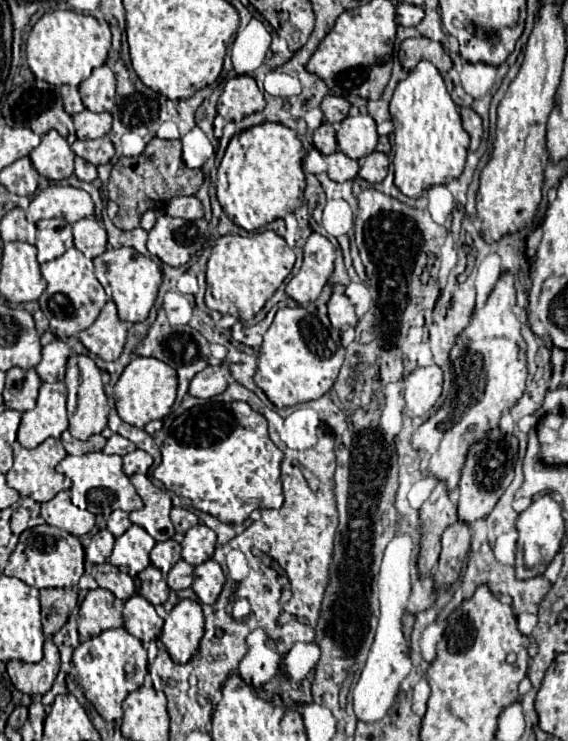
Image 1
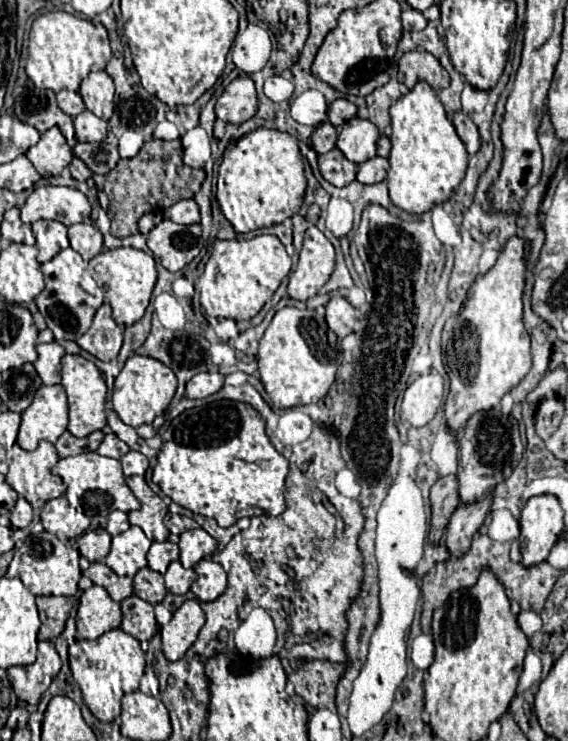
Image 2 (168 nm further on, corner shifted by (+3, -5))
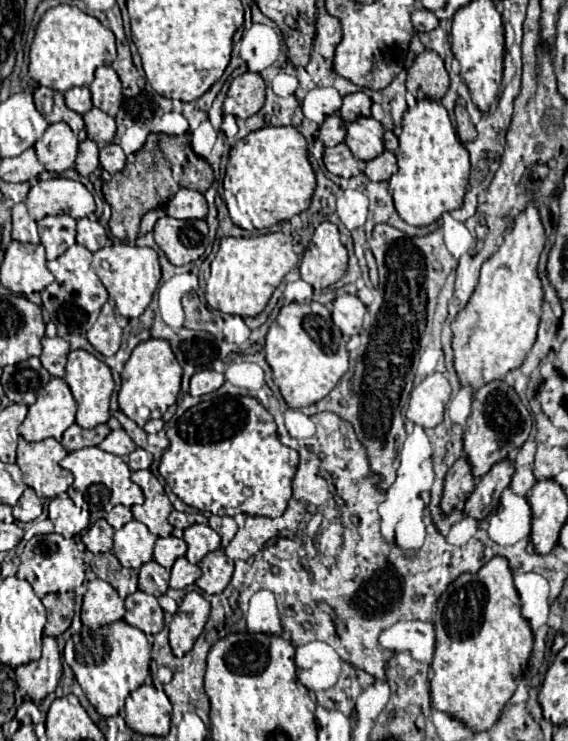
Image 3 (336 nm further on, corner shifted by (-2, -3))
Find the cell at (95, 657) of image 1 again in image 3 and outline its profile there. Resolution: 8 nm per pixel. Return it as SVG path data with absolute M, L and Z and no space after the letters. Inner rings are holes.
M118 620L94 632L84 628L80 634L74 634L64 646L64 660L98 714L116 716L124 708L126 696L142 686L150 674L150 644L142 630Z

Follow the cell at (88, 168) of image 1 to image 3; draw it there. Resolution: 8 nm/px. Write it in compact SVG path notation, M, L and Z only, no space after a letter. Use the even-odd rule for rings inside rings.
M84 140L80 142L80 152L78 152L78 158L76 158L76 170L82 174L82 176L90 176L96 168L98 168L98 144L92 142L92 140Z

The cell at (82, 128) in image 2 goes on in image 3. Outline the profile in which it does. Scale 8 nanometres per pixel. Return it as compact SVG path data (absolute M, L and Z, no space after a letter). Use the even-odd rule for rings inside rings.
M92 108L84 114L88 138L96 144L110 144L116 134L116 120L102 112L100 108Z

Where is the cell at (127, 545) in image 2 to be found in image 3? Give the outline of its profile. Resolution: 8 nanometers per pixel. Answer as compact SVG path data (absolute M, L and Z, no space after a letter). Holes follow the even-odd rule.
M132 520L114 532L114 554L122 566L138 570L152 560L154 542L156 536L142 522Z

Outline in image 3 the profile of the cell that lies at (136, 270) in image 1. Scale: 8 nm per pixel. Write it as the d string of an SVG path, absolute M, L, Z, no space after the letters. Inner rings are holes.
M122 242L114 246L106 246L94 254L92 268L102 280L110 298L114 300L116 314L126 318L138 318L148 308L160 282L158 254L152 248L140 248L140 246L130 246Z

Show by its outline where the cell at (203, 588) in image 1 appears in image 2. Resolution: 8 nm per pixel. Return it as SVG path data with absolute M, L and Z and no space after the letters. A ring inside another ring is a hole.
M203 558L193 570L197 572L197 580L191 586L191 592L197 596L197 600L213 602L227 588L227 574L219 562Z

